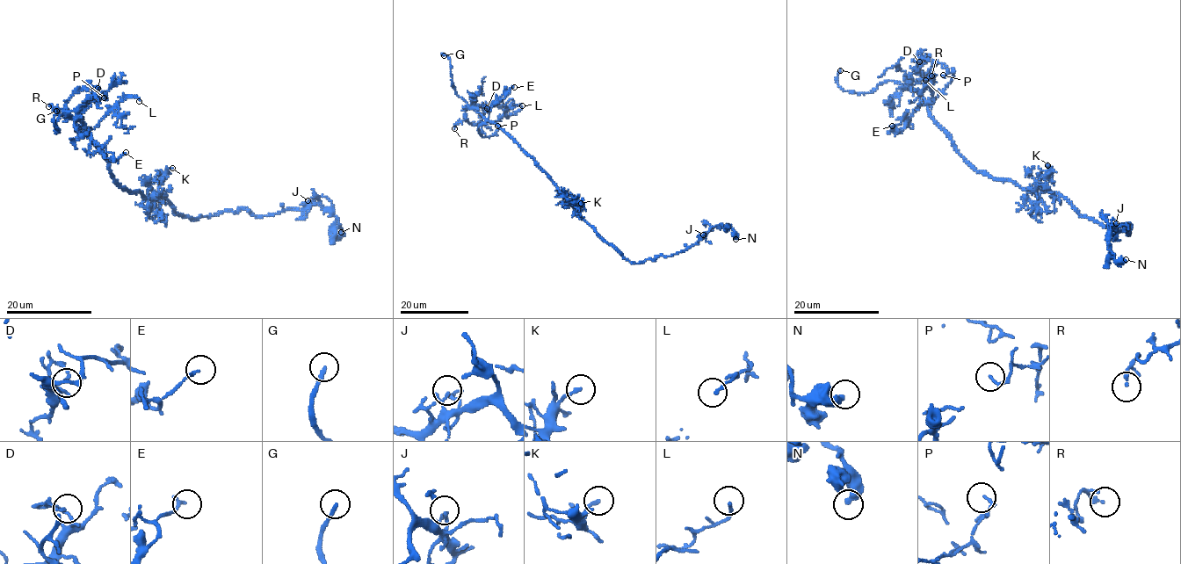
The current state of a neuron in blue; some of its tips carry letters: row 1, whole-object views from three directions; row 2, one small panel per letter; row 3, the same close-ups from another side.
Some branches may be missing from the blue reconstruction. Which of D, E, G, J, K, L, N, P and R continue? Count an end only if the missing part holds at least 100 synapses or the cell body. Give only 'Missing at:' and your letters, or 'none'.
Missing at: G

